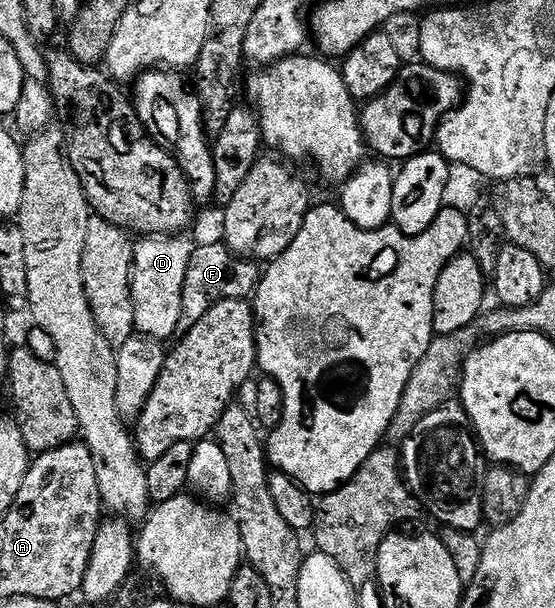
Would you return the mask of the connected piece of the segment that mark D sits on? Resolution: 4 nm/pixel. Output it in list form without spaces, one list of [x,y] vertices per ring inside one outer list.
[[[161,235],[158,237],[145,237],[137,240],[132,246],[132,306],[134,307],[135,332],[157,343],[164,340],[175,331],[180,321],[180,292],[183,289],[183,280],[190,267],[190,255],[193,242],[188,242],[183,235]]]

